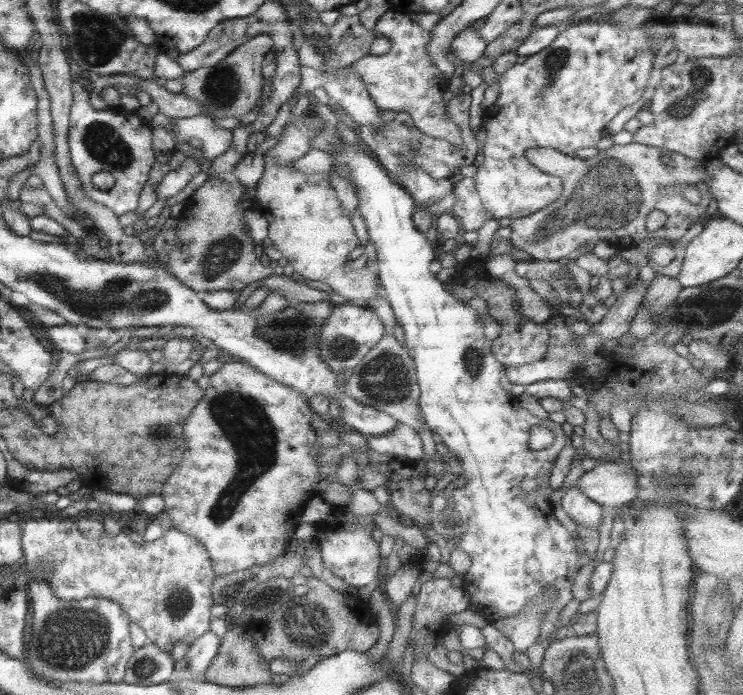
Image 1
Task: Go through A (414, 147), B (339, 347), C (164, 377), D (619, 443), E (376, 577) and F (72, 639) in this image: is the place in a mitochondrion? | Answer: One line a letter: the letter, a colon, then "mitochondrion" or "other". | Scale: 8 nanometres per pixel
A: mitochondrion
B: mitochondrion
C: other
D: other
E: other
F: mitochondrion

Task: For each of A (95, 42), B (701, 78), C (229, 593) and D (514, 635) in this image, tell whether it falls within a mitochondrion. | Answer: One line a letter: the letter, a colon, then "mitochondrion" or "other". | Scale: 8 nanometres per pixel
A: mitochondrion
B: mitochondrion
C: mitochondrion
D: other

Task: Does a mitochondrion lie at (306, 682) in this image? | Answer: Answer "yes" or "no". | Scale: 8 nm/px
no

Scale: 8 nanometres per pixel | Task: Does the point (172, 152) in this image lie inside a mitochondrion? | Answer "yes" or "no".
no

